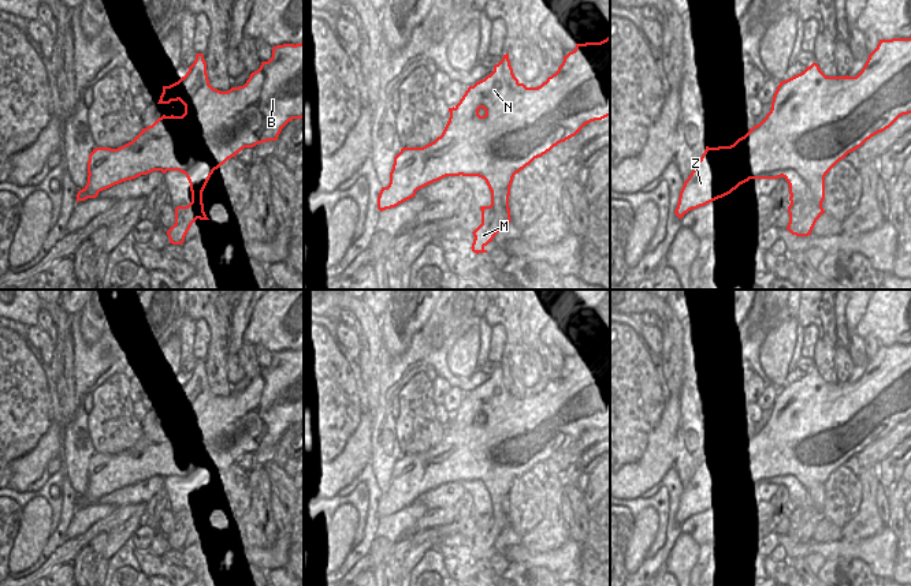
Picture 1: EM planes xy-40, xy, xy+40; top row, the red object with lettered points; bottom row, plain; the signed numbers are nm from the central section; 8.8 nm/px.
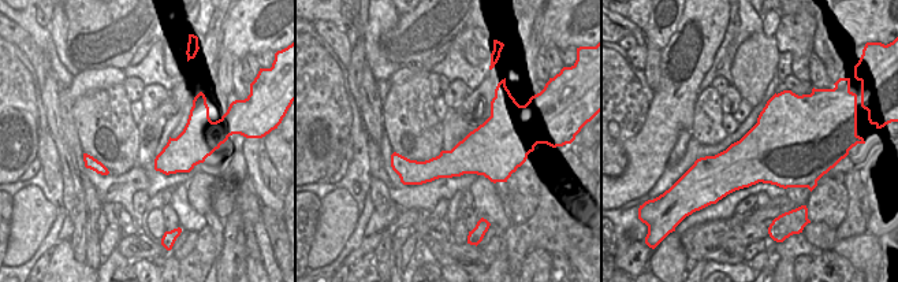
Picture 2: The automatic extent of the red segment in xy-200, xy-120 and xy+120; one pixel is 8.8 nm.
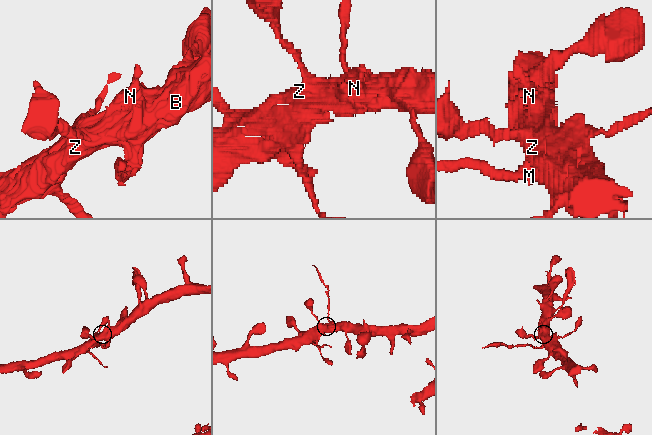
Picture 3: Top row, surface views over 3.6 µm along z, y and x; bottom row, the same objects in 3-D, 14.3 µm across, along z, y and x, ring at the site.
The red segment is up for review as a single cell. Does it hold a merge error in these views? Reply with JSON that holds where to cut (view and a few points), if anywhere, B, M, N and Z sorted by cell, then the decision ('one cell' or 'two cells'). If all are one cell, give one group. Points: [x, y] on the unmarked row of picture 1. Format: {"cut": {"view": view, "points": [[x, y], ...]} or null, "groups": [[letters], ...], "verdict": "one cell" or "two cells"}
{"cut": {"view": "xy+40", "points": [[791, 507], [815, 507], [821, 510]]}, "groups": [["B", "N", "Z"], ["M"]], "verdict": "two cells"}

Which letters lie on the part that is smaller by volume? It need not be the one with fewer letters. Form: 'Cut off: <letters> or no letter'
Cut off: M

